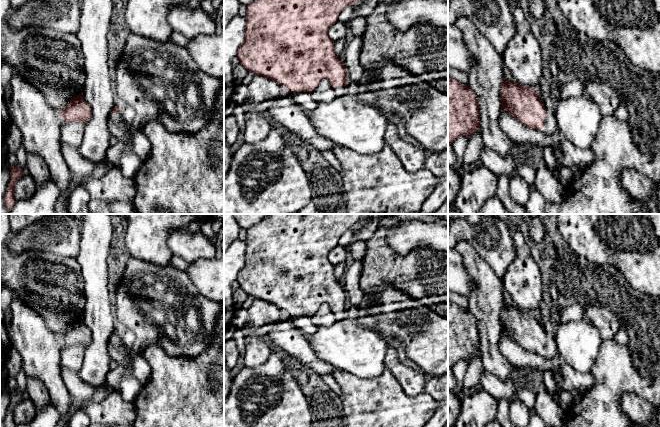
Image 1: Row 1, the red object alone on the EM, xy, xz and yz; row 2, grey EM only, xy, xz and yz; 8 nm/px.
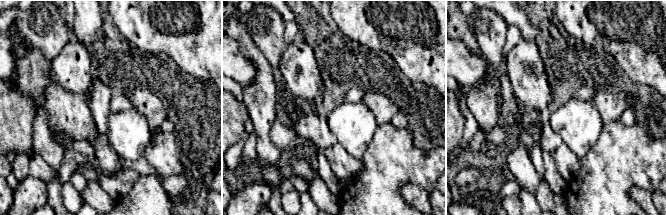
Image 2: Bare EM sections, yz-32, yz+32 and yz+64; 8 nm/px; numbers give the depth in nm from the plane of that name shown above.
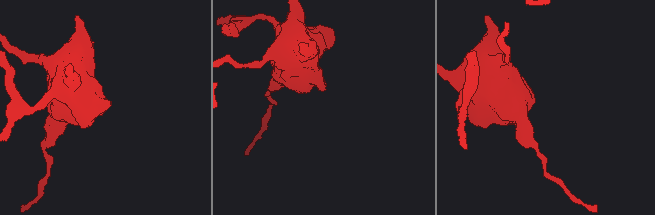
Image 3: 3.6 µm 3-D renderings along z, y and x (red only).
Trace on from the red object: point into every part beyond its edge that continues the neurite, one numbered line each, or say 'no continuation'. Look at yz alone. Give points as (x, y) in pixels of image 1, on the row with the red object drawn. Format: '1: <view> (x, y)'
1: yz (550, 128)

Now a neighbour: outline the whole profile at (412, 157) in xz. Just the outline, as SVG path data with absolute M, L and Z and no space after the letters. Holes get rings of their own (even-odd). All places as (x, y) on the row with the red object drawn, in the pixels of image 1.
M392 122L387 125L385 141L396 152L405 170L418 172L424 168L427 152L401 139L396 125Z

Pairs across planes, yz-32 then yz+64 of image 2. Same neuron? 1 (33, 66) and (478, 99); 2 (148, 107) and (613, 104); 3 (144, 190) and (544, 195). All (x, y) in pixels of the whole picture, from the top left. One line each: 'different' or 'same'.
1: same
2: same
3: different

